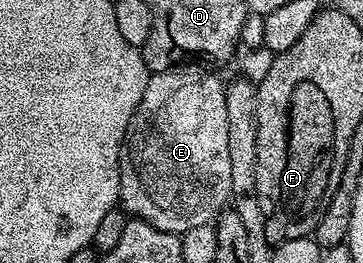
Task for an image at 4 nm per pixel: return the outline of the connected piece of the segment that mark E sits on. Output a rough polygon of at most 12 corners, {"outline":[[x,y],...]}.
{"outline":[[149,74],[119,206],[183,233],[229,206],[225,84]]}

